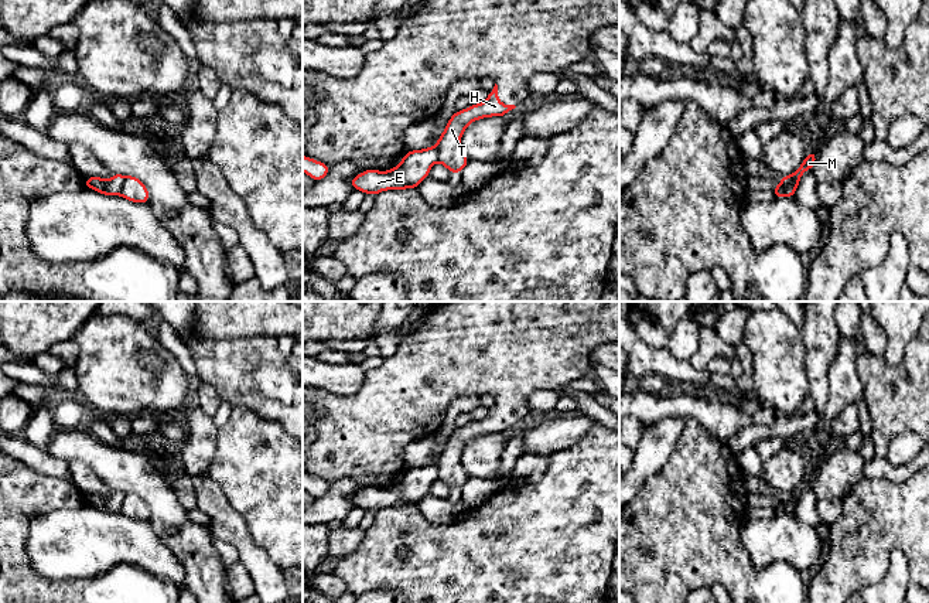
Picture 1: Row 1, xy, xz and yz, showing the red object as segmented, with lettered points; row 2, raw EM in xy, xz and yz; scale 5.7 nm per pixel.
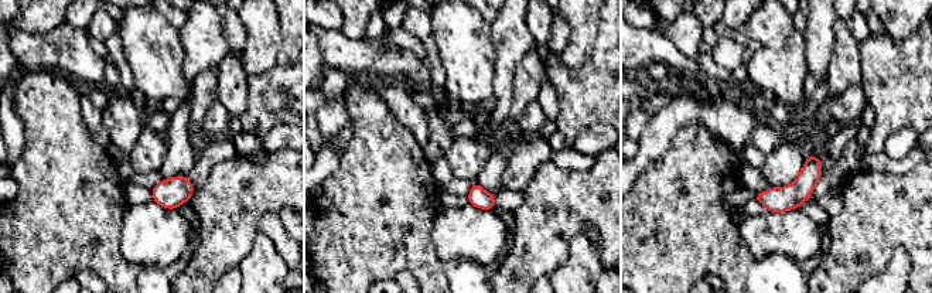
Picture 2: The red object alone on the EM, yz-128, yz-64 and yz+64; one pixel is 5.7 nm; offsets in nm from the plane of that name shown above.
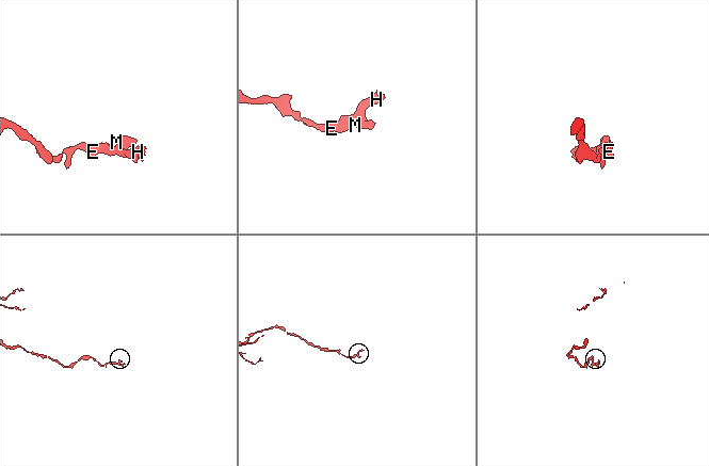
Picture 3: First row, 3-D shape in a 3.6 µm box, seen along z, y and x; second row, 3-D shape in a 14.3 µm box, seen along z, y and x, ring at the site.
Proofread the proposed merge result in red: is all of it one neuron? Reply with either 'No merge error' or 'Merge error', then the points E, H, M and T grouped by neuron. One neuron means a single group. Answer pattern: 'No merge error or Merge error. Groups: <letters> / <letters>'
Merge error. Groups: E / H M T

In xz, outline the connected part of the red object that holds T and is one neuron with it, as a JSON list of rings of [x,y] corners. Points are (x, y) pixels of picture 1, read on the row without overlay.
[[[495,401],[485,419],[475,420],[464,427],[455,429],[450,435],[443,452],[436,461],[440,471],[438,478],[448,486],[450,491],[461,490],[469,478],[461,464],[461,452],[465,449],[467,443],[482,435],[503,435],[515,425],[515,422],[503,422],[498,416],[498,402]]]

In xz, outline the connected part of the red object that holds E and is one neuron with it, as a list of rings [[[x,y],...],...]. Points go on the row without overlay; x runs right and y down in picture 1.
[[[436,463],[410,467],[392,487],[365,487],[351,497],[354,507],[376,512],[385,507],[417,505],[428,494],[430,486],[440,477]]]

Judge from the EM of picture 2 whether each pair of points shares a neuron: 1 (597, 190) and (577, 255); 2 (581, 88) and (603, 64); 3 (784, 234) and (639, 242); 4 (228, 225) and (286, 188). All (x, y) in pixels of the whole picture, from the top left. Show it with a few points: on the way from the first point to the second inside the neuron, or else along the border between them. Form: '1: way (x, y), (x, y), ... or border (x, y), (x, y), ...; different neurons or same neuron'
1: border (583, 232), (572, 239), (564, 262); different neurons
2: way (587, 82), (600, 70); same neuron
3: border (738, 230), (741, 241), (754, 258), (770, 255); different neurons
4: way (242, 214), (251, 213), (272, 191); same neuron

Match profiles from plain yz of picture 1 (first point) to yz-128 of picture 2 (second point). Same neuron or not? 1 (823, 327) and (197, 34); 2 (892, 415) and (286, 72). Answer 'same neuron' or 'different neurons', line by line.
1: same neuron
2: same neuron

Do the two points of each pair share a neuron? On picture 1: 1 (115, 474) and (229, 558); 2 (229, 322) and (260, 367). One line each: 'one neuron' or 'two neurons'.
1: two neurons
2: two neurons

